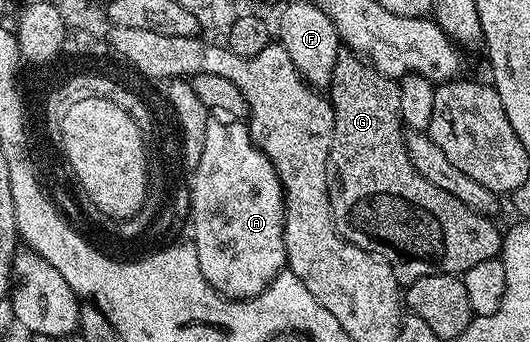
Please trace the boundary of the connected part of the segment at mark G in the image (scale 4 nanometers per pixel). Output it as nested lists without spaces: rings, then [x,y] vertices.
[[[345,48],[335,60],[327,97],[333,105],[335,116],[329,149],[329,203],[333,226],[344,242],[355,244],[384,260],[401,284],[432,274],[461,276],[465,271],[475,268],[475,264],[483,264],[483,260],[500,255],[503,234],[500,229],[497,231],[496,221],[473,211],[450,193],[443,192],[412,166],[405,147],[405,130],[399,112],[399,85],[394,79],[383,76],[361,55]]]

